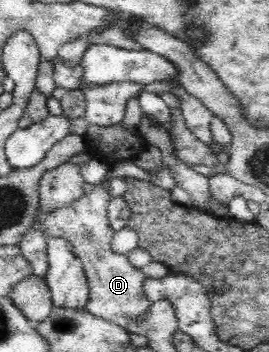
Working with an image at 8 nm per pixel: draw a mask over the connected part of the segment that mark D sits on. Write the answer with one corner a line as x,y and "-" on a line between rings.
102,182
94,185
90,194
84,193
78,200
69,203
66,208
48,212
44,215
38,210
36,221
46,237
64,237
74,246
76,255
80,257
88,284
90,285
90,303
86,311
107,322
128,326
128,320
144,314
150,308
143,293
144,279
148,276
134,268
126,256
114,254
111,251
111,238
114,232
110,230
107,219
107,206
112,198

